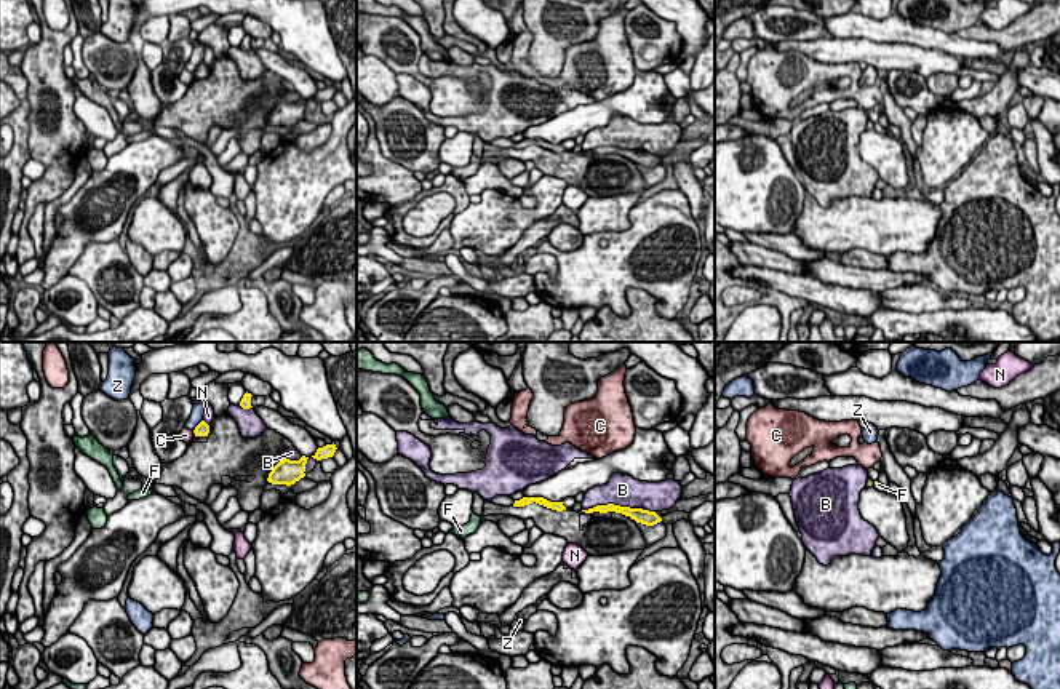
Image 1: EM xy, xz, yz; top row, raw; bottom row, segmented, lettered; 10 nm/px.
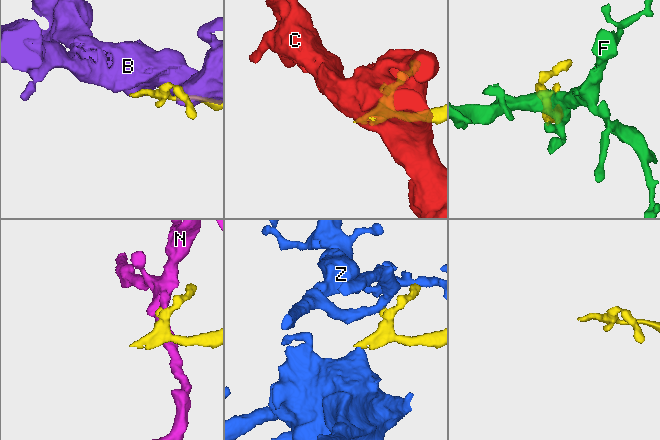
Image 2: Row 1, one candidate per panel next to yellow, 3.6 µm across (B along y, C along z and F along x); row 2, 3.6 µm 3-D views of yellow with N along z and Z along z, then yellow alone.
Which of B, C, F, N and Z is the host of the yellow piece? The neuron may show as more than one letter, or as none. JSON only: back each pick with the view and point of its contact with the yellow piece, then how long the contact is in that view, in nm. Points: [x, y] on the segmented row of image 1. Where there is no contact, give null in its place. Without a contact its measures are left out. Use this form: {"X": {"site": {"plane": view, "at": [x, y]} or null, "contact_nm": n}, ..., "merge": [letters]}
{"F": {"site": null}, "merge": ["F"]}

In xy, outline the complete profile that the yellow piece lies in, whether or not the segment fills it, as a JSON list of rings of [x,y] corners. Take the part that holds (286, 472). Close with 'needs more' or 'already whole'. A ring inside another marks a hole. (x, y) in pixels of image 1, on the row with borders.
[[[302,456],[299,460],[289,459],[280,460],[269,473],[267,481],[272,484],[286,484],[286,486],[294,484],[296,481],[305,476],[304,472],[307,459],[309,457]]]; already whole

